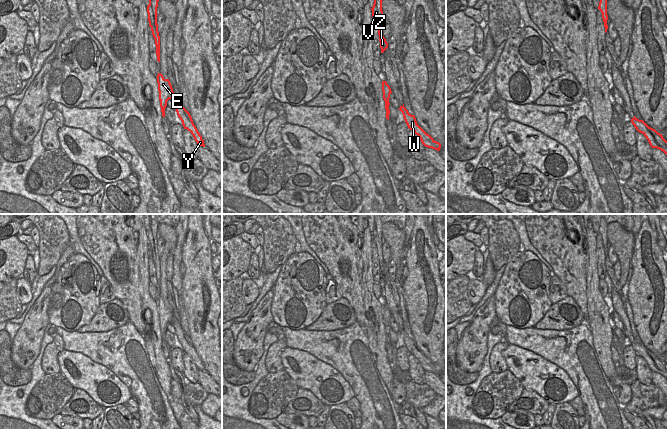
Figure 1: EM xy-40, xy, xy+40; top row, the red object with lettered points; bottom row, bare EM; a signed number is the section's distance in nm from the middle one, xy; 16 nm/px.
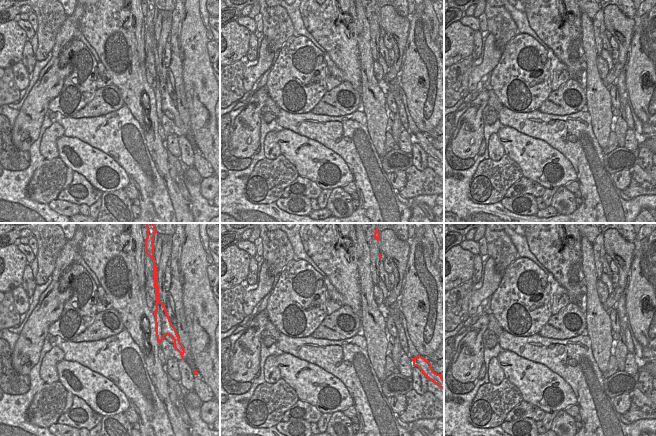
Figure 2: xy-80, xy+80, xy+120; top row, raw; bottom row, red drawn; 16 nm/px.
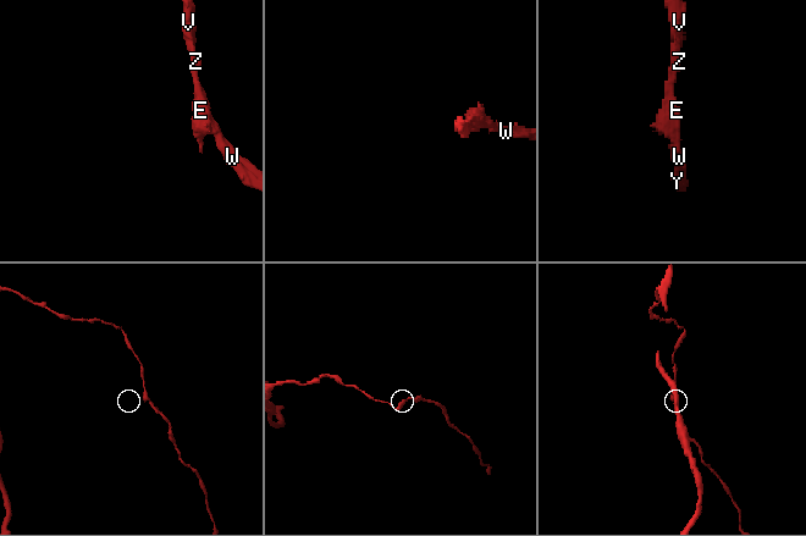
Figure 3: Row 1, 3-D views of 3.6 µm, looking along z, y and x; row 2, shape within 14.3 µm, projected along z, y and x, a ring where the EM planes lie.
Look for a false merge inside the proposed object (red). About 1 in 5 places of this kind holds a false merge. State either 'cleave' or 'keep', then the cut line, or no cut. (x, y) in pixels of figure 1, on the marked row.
keep; cut none

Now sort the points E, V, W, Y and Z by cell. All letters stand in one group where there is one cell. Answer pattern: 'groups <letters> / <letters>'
groups E V W Y Z

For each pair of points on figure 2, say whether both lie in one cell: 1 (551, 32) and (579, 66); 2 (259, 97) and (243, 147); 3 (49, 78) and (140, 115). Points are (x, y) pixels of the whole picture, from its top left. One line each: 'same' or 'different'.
1: same
2: same
3: different

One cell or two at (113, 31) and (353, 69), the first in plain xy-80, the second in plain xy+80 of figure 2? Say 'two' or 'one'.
one

